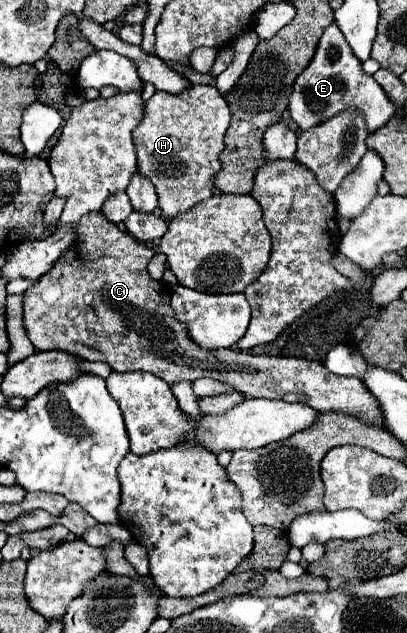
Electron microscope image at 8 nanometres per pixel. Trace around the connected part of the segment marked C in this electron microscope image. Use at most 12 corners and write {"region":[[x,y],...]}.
{"region":[[101,211],[23,293],[37,351],[381,423],[357,377],[205,351]]}

